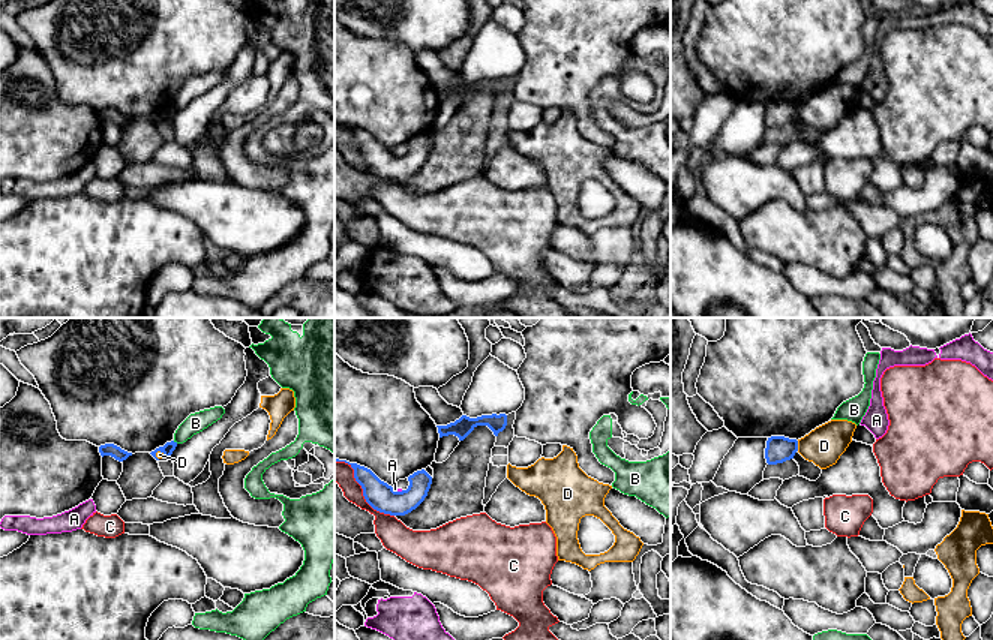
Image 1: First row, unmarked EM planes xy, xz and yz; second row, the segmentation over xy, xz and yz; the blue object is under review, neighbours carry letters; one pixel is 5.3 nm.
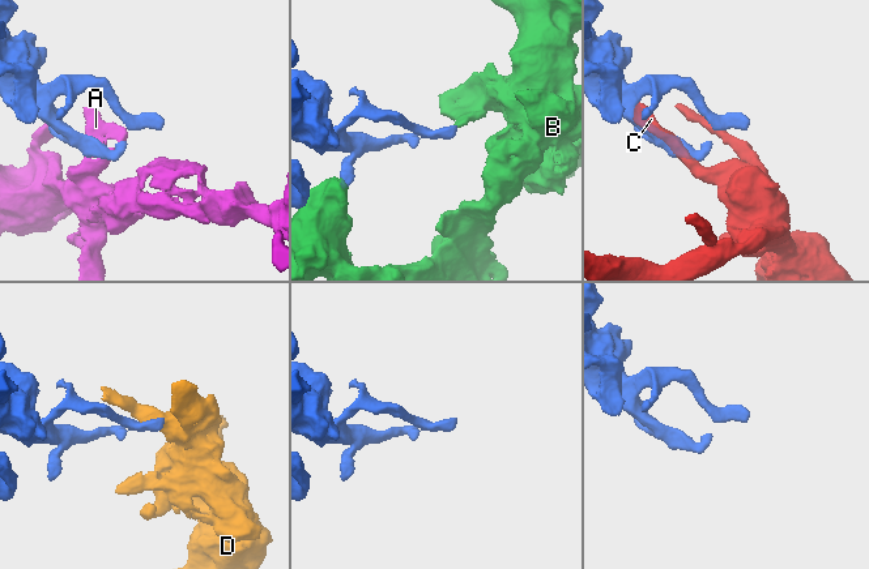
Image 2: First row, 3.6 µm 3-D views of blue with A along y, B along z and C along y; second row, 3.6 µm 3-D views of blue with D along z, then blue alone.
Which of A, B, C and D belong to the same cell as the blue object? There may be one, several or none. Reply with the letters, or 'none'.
none

